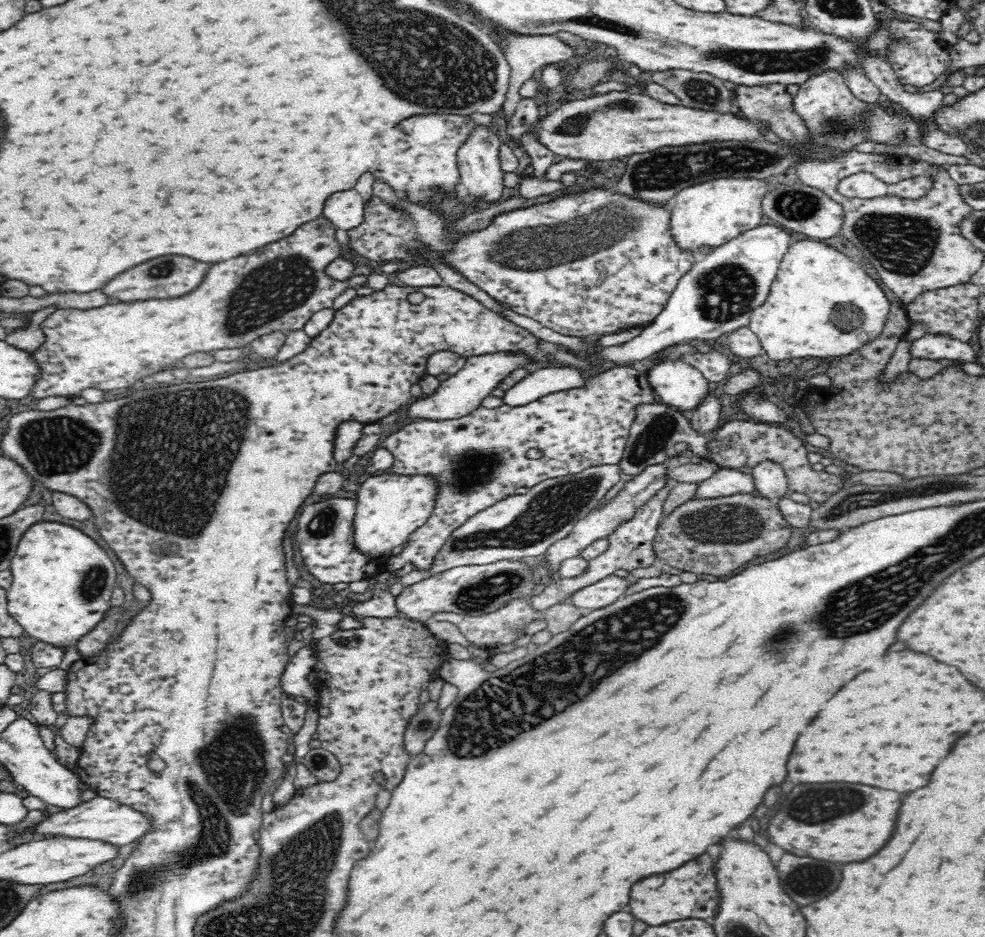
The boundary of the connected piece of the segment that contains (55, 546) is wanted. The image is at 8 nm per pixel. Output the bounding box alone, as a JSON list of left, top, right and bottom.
[7,521,116,670]

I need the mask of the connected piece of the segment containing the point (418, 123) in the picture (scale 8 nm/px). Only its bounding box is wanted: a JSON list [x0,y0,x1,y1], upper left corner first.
[369,114,474,203]

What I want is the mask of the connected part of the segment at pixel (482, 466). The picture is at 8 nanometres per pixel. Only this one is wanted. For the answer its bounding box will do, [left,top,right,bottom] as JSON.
[382,365,654,573]

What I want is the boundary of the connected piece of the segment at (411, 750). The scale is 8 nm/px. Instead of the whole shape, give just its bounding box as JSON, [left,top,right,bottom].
[402,700,443,757]

